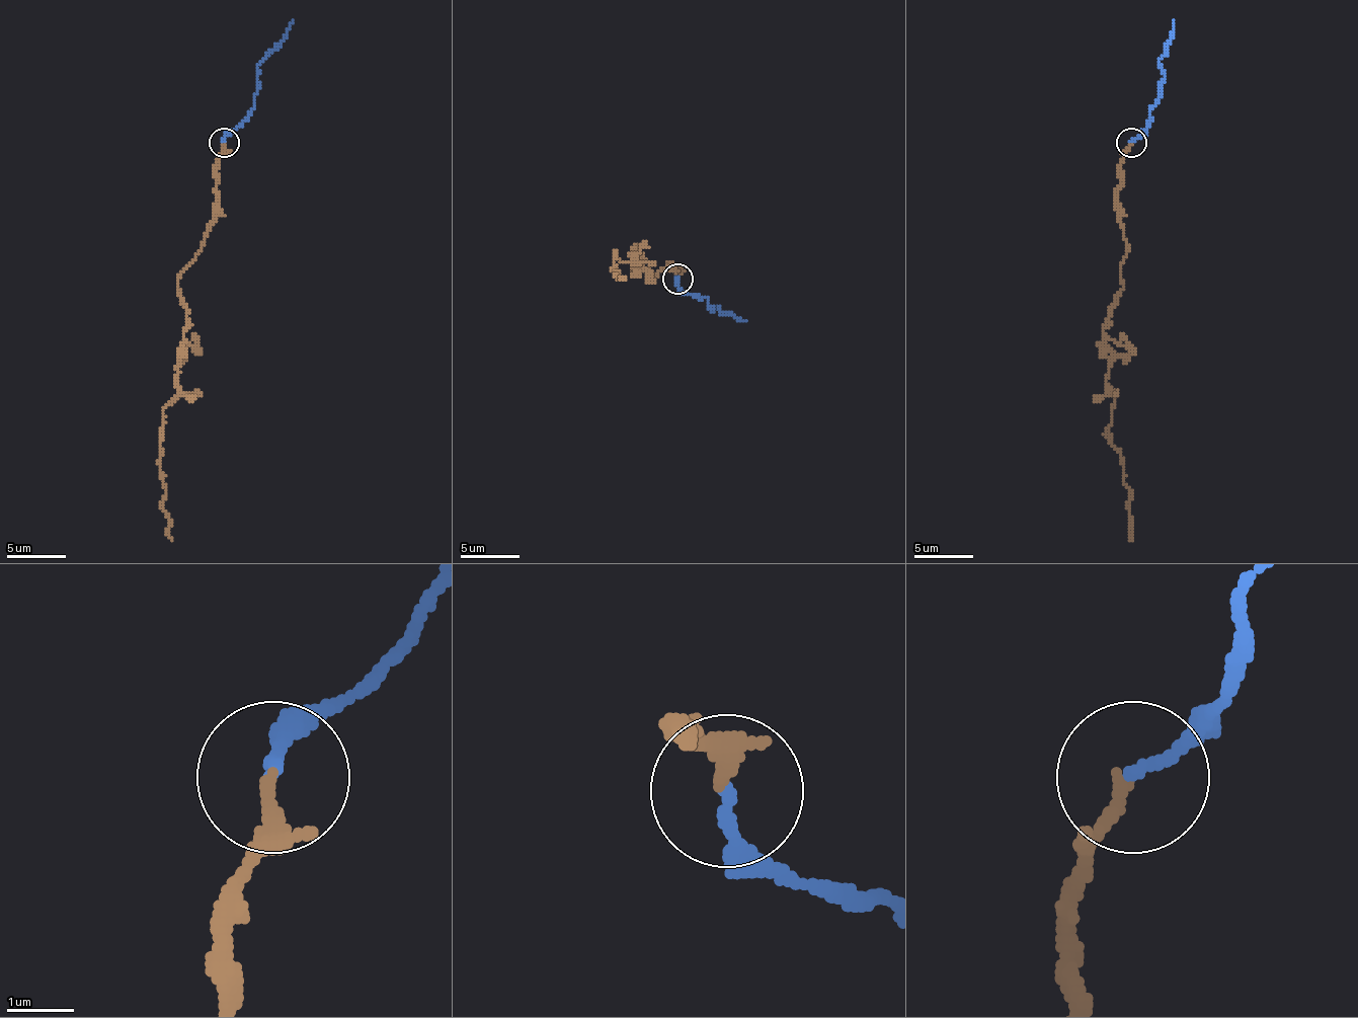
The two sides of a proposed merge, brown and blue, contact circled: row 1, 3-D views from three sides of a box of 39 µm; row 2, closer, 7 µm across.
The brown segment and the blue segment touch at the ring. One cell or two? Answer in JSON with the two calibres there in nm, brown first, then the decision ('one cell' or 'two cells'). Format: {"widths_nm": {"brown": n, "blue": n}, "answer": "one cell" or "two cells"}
{"widths_nm": {"brown": 200, "blue": 170}, "answer": "one cell"}

